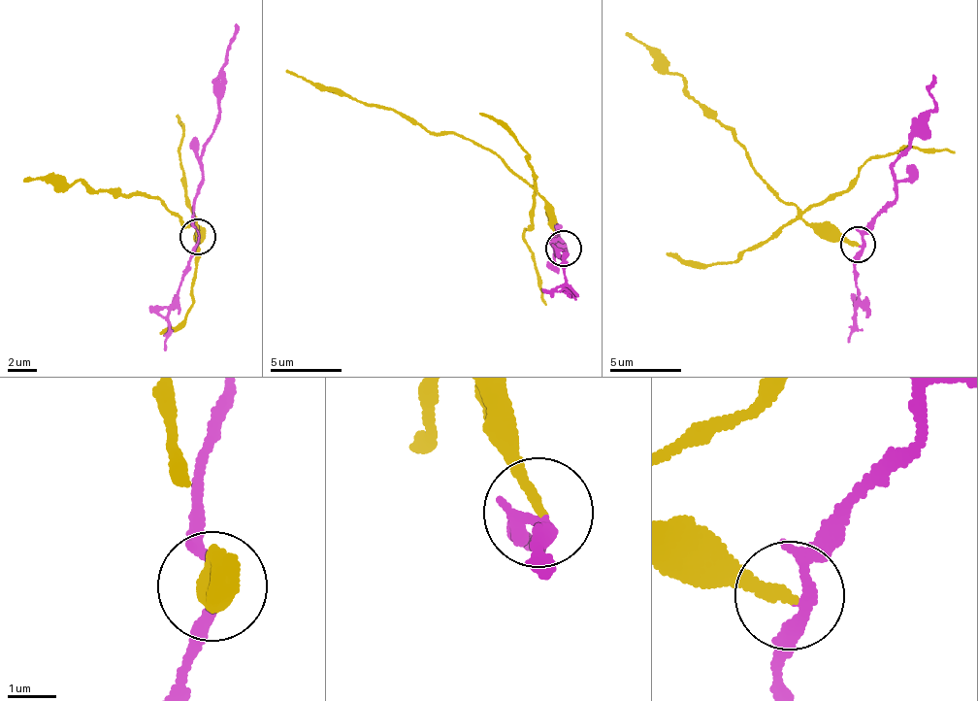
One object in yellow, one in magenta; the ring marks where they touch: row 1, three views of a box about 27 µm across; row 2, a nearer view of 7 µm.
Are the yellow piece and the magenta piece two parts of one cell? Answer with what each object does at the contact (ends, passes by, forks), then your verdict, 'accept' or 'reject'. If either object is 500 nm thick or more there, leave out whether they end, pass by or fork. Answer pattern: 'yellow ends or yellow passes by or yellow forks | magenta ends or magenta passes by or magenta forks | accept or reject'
yellow ends | magenta forks | reject

